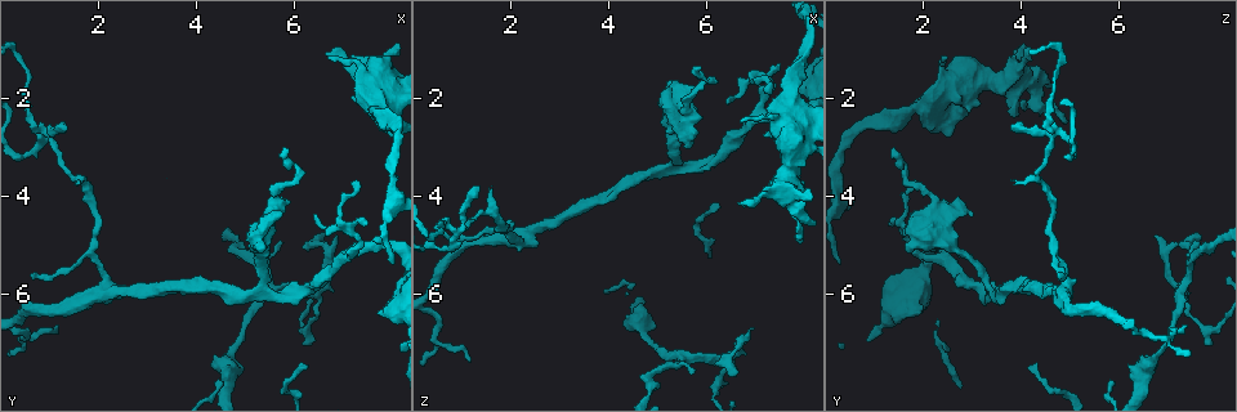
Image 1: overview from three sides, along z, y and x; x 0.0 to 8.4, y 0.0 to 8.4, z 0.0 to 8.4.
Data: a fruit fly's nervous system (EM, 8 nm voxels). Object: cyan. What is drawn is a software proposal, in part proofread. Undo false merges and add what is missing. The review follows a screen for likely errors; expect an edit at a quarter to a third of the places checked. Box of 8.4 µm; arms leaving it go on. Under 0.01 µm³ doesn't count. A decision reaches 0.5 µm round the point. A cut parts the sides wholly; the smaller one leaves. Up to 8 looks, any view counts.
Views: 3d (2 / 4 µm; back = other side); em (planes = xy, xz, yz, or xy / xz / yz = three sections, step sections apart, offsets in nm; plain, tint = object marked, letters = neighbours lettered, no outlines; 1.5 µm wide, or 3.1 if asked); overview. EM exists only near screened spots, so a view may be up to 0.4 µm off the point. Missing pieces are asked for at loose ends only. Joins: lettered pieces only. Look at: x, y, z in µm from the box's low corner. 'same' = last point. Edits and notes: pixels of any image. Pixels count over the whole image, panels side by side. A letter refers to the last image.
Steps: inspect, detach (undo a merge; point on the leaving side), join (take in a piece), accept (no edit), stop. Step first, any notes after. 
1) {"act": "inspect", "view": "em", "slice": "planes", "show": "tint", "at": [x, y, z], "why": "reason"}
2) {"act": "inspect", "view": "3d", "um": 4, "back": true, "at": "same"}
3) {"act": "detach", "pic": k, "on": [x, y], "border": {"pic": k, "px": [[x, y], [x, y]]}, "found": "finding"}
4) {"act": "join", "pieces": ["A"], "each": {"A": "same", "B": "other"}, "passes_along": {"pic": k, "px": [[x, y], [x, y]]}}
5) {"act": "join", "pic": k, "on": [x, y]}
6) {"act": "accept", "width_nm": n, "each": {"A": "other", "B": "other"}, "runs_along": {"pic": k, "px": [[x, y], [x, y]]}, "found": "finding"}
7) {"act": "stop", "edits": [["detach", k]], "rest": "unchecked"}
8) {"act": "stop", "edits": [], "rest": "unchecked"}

{"act": "inspect", "view": "3d", "um": 4, "at": [7.75, 2.35, 1.65], "why": "sudden change in width"}

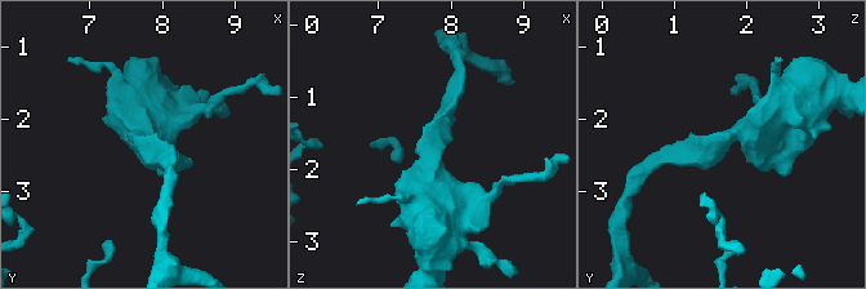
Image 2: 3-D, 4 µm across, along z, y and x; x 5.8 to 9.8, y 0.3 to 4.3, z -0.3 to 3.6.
{"act": "inspect", "view": "em", "slice": "planes", "show": "tint", "at": [7.75, 2.35, 1.60]}

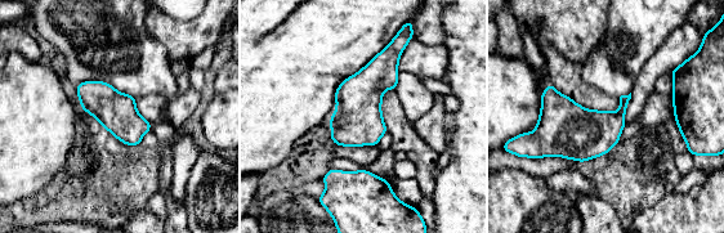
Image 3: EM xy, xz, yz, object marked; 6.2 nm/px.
{"act": "inspect", "view": "em", "slice": "planes", "show": "letters", "at": "same"}

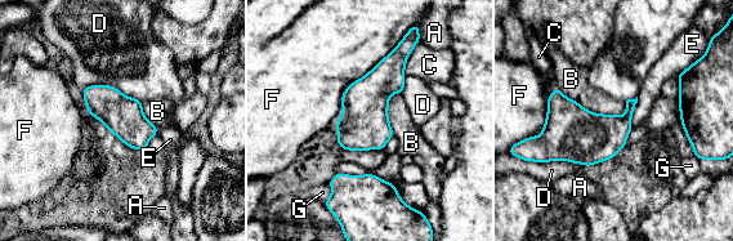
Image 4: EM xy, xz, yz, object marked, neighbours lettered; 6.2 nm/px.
{"act": "accept", "width_nm": 240, "longest_contact_nm": ["F", 700], "each": {"A": "other", "B": "other", "C": "other", "D": "other", "E": "other", "F": "other", "G": "other"}, "found": "continuous, no second neuron"}

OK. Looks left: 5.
{"act": "inspect", "view": "em", "slice": "planes", "show": "letters", "at": [6.50, 4.85, 7.70], "why": "thin end"}

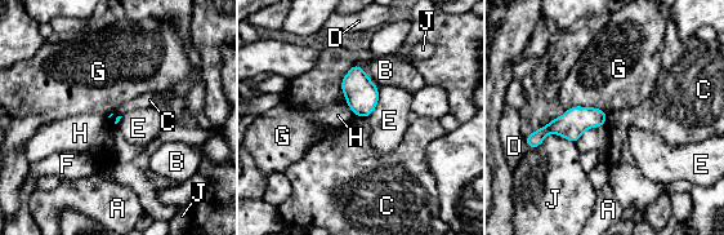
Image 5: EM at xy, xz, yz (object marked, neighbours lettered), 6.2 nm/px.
{"act": "accept", "longest_contact_nm": ["J", 280], "each": {"A": "other", "B": "other", "C": "other", "D": "other", "E": "other", "F": "other", "G": "other", "H": "other", "J": "other"}, "found": "none of them fits"}

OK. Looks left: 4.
{"act": "inspect", "view": "3d", "um": 2, "at": [4.70, 7.20, 6.75], "why": "thick turns thin"}

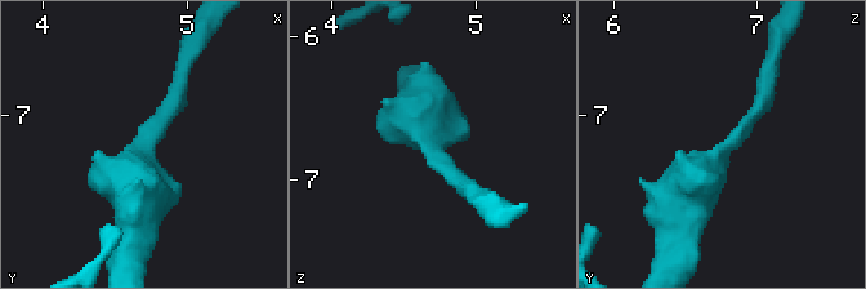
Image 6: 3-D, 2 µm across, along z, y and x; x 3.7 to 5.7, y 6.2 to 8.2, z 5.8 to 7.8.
{"act": "inspect", "view": "em", "slice": "planes", "show": "letters", "at": [4.68, 7.22, 6.78], "why": "now the EM"}

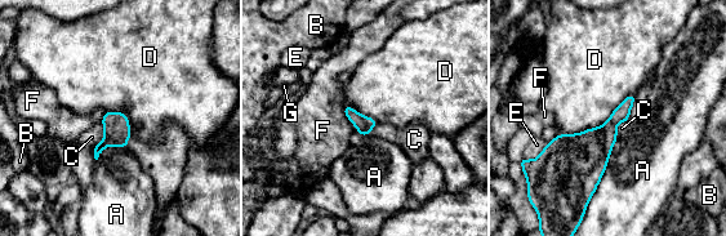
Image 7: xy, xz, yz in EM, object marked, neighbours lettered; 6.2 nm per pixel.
{"act": "accept", "each": {"A": "other", "B": "other", "C": "other", "D": "other", "E": "other", "F": "other", "G": "other"}, "border": {"pic": 7, "px": [[635, 93], [602, 124], [561, 134]]}, "found": "continuous, no second neuron"}

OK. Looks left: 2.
{"act": "stop", "edits": [], "rest": "unchecked"}

